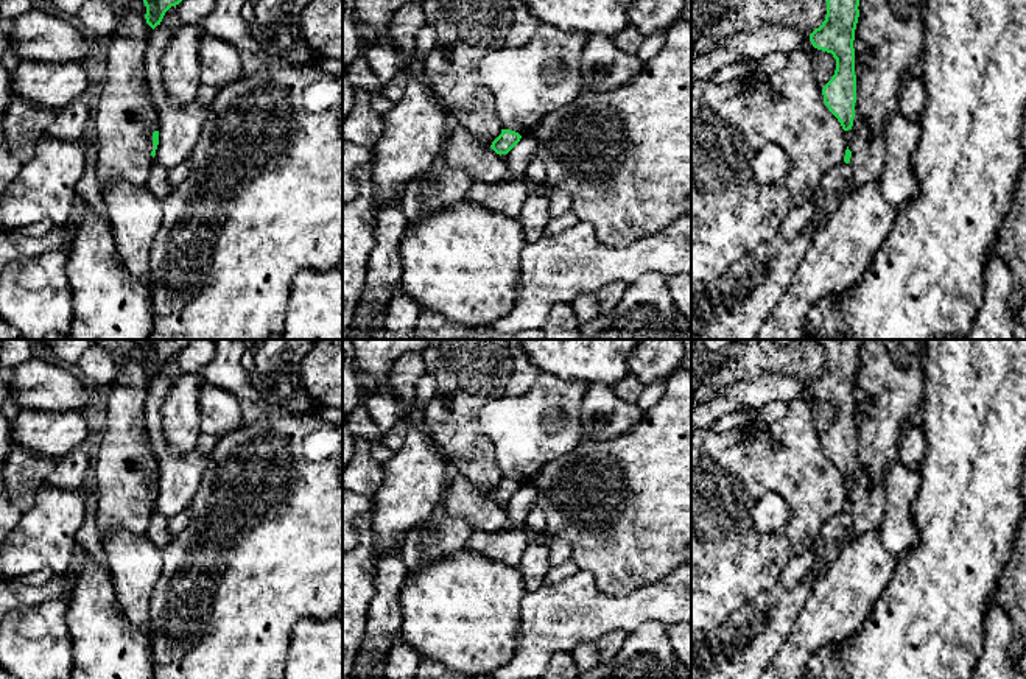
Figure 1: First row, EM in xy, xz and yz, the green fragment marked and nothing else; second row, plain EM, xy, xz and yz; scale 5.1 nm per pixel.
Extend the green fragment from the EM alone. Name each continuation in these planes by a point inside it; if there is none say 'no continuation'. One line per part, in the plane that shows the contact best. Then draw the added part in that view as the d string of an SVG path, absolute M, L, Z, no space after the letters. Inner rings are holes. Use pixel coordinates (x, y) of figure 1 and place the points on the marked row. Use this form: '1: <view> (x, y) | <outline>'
no continuation

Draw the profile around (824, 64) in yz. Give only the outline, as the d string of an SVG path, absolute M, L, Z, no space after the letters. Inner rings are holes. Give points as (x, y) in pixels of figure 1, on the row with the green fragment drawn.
M810 37L803 40L799 50L811 56L814 76L820 84L825 86L836 70L836 59L833 55L814 48Z

